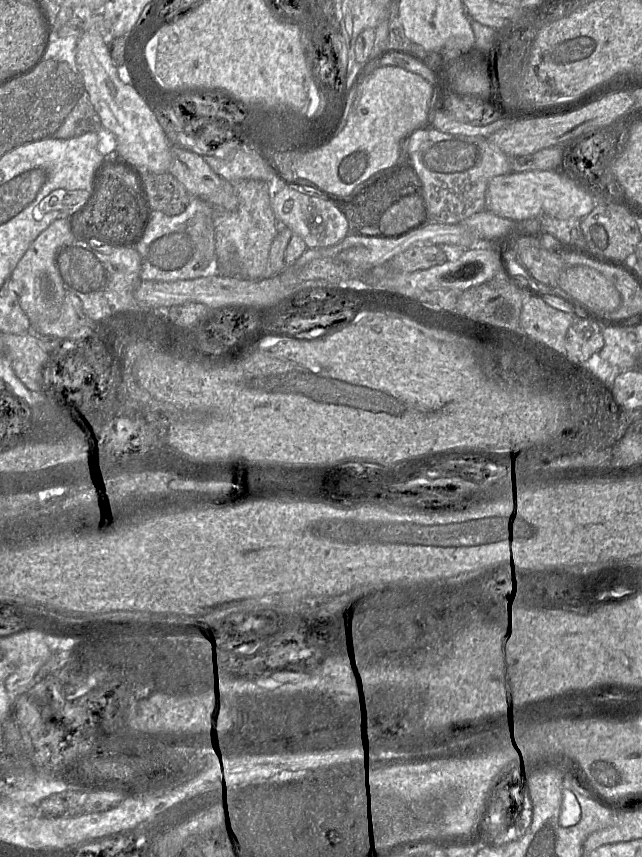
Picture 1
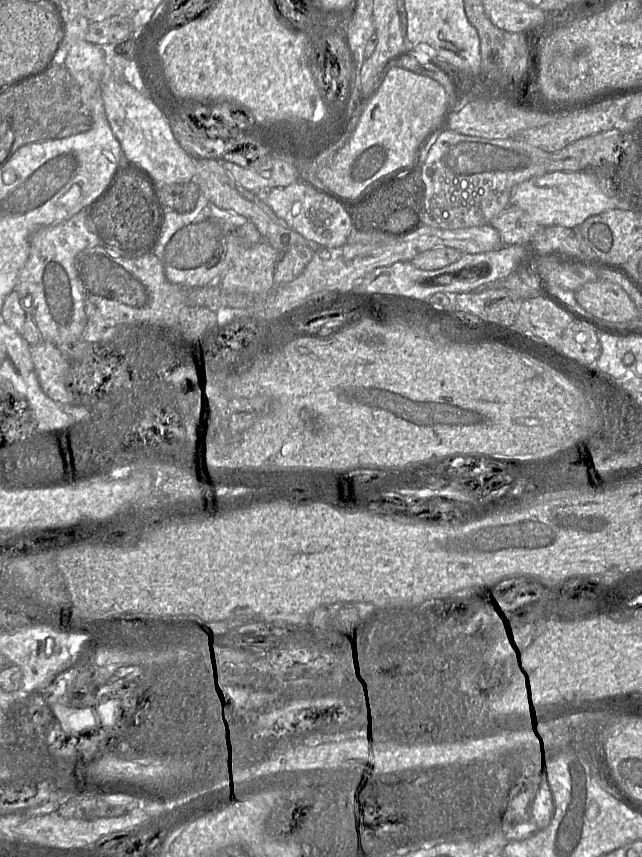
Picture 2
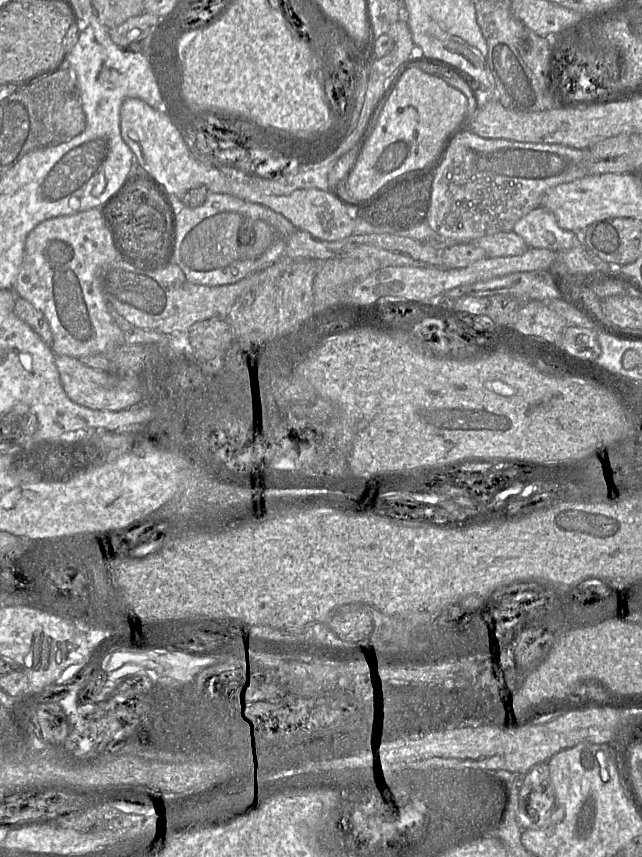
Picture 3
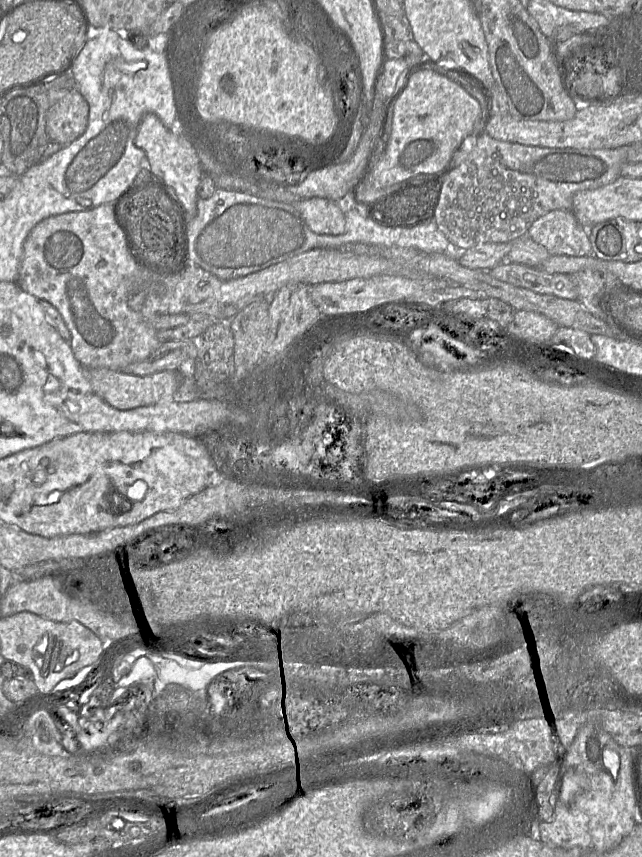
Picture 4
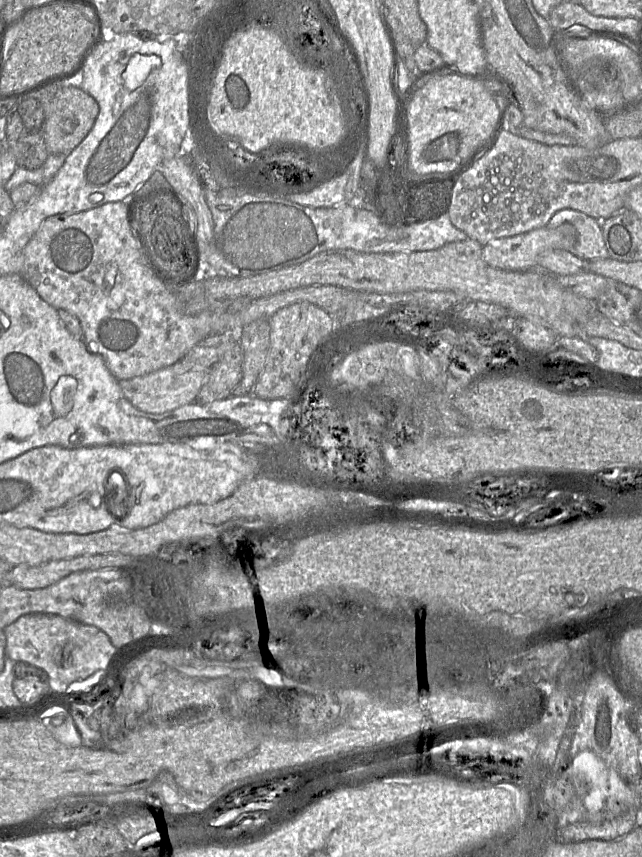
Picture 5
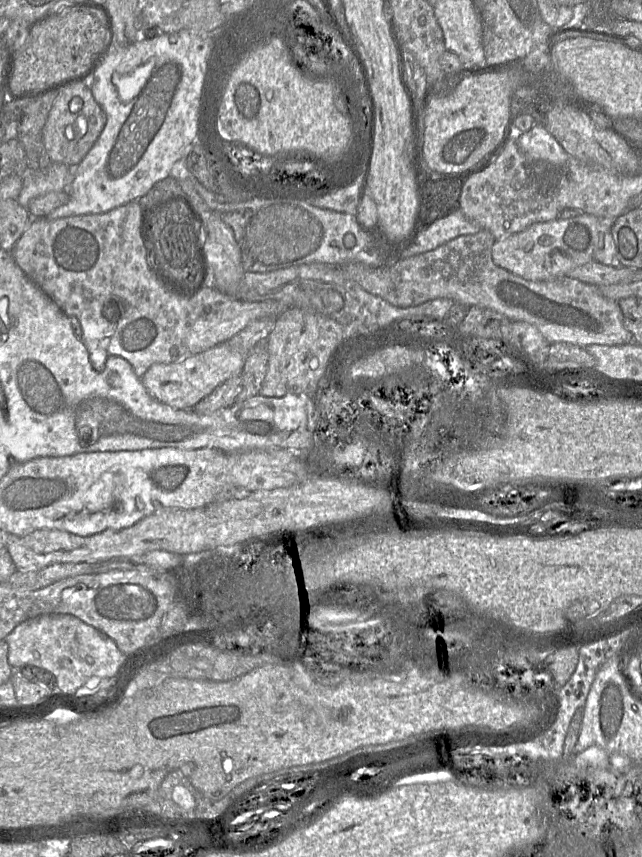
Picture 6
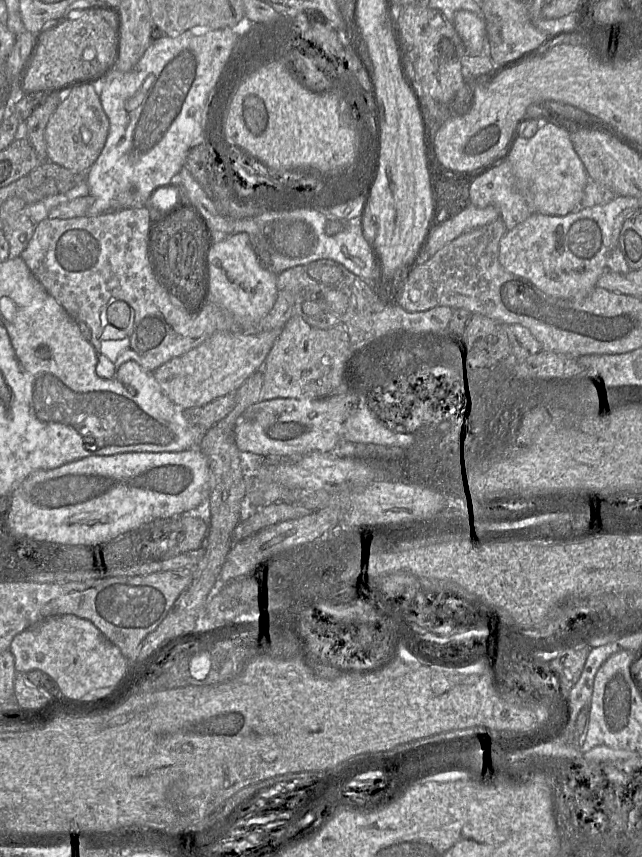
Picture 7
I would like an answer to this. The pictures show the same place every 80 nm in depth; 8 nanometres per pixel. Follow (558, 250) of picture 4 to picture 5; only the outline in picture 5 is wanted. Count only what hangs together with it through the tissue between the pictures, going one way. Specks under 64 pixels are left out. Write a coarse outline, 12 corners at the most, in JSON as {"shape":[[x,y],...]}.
{"shape":[[562,209],[546,226],[572,224],[576,242],[569,251],[586,261],[609,258],[602,222]]}

